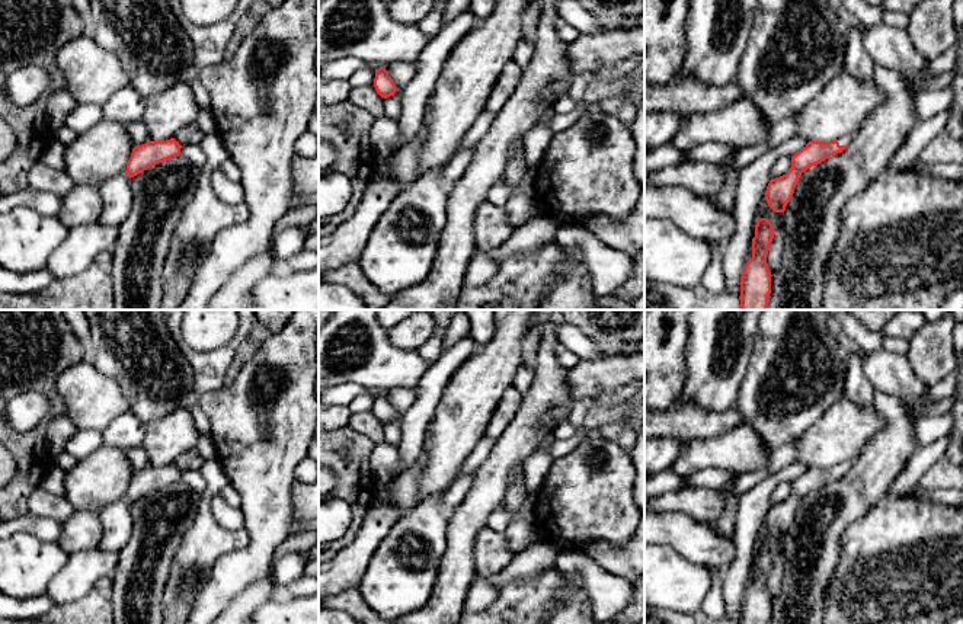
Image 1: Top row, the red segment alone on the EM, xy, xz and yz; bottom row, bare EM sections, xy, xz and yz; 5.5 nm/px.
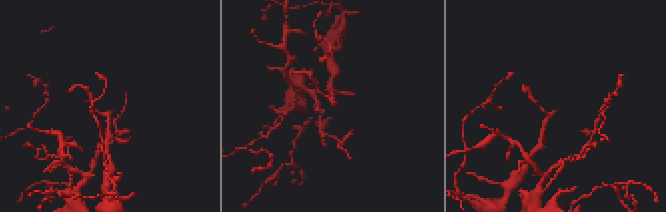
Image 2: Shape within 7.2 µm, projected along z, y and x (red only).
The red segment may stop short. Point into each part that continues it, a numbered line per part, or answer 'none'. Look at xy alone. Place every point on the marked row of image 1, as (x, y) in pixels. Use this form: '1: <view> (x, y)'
none

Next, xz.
none

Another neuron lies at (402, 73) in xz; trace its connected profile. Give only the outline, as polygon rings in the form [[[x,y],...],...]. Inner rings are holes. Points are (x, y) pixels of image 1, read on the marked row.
[[[393,63],[388,67],[388,76],[393,79],[397,90],[393,96],[384,99],[384,115],[391,119],[401,116],[401,93],[417,77],[420,63]]]

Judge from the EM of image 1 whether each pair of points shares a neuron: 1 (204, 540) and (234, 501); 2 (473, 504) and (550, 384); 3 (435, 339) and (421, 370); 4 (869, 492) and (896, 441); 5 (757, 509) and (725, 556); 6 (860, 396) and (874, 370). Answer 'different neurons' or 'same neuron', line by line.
1: different neurons
2: same neuron
3: different neurons
4: same neuron
5: different neurons
6: different neurons

